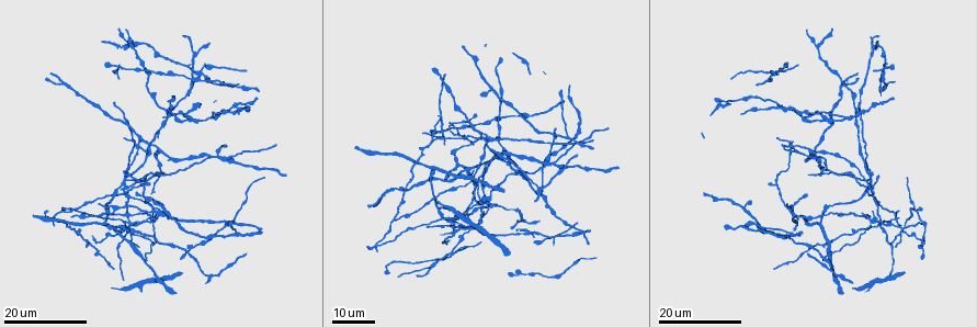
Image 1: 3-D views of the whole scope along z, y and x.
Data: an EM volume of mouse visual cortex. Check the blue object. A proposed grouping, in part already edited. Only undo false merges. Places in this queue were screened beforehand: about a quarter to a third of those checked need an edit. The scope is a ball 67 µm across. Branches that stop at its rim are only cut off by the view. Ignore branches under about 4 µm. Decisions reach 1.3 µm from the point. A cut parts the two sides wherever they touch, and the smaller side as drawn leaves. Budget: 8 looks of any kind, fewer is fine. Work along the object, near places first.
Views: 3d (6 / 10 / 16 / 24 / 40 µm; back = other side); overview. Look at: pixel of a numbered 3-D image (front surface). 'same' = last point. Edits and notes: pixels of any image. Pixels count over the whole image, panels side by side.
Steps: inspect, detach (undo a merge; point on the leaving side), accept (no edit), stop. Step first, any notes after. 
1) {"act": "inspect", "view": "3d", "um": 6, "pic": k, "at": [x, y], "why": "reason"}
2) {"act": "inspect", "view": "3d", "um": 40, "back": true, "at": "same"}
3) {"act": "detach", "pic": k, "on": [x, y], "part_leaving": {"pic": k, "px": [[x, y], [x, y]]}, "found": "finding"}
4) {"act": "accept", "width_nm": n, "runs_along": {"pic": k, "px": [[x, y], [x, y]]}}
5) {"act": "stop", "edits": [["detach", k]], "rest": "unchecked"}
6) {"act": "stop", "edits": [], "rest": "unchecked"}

{"act": "inspect", "view": "3d", "um": 24, "pic": 1, "at": [210, 118], "why": "side arm on a straight run"}

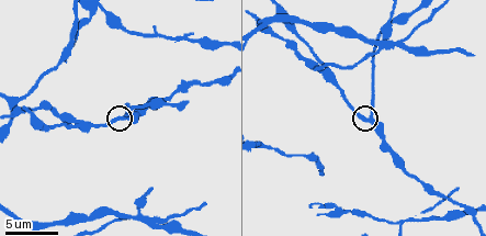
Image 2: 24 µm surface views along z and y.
{"act": "inspect", "view": "3d", "um": 6, "pic": 2, "at": [366, 118]}

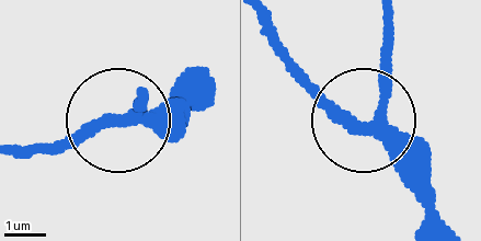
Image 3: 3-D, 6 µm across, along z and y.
{"act": "accept", "found": "all the same neuron"}

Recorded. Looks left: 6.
{"act": "inspect", "view": "3d", "um": 10, "pic": 2, "at": [314, 63], "why": "four-way junction"}

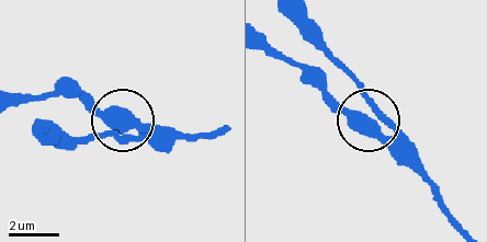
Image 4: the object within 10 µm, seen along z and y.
{"act": "accept", "arms": 4, "found": "all the same neuron"}

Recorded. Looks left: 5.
{"act": "inspect", "view": "3d", "um": 10, "pic": 2, "at": [334, 214]}

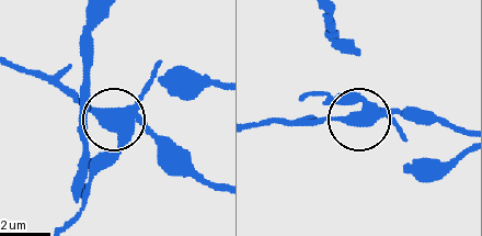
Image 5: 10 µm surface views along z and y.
{"act": "detach", "pic": 5, "on": [121, 149], "part_leaving": {"pic": 5, "px": [[123, 121], [118, 144], [77, 220]]}, "found": "a second neuron is stuck on"}

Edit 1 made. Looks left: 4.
{"act": "inspect", "view": "overview"}

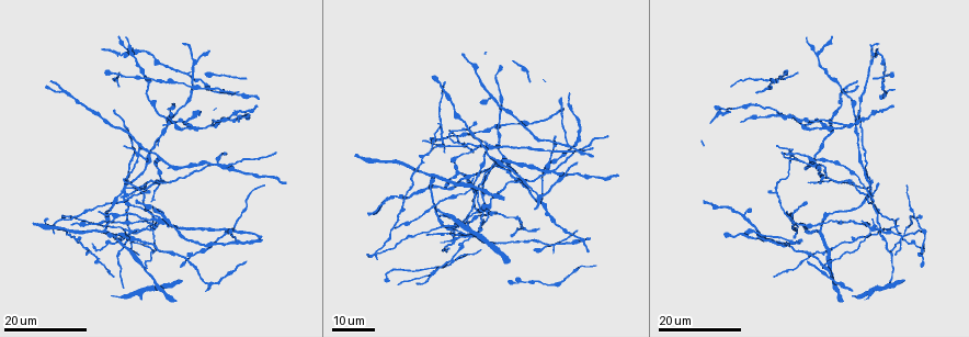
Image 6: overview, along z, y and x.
{"act": "inspect", "view": "3d", "um": 24, "pic": 6, "at": [125, 189], "why": "three arms meet"}

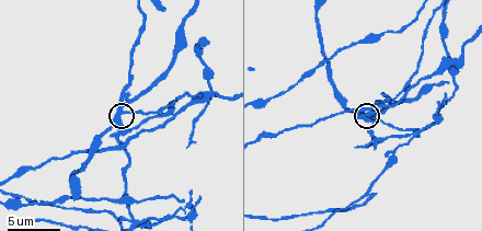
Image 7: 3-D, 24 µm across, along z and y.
{"act": "inspect", "view": "3d", "um": 6, "pic": 7, "at": [121, 113]}

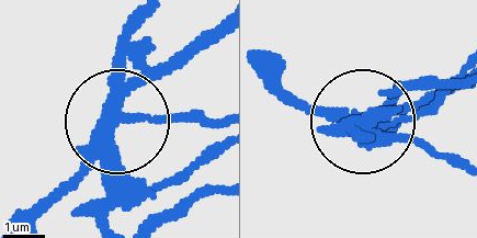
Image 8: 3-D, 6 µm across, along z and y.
{"act": "detach", "pic": 8, "on": [128, 178], "side_arm_um": 21, "part_leaving": {"pic": 8, "px": [[110, 126], [110, 217]]}, "found": "a second neuron is stuck on"}

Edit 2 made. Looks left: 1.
{"act": "stop", "edits": [["detach", 5], ["detach", 8]], "rest": "unchecked"}

